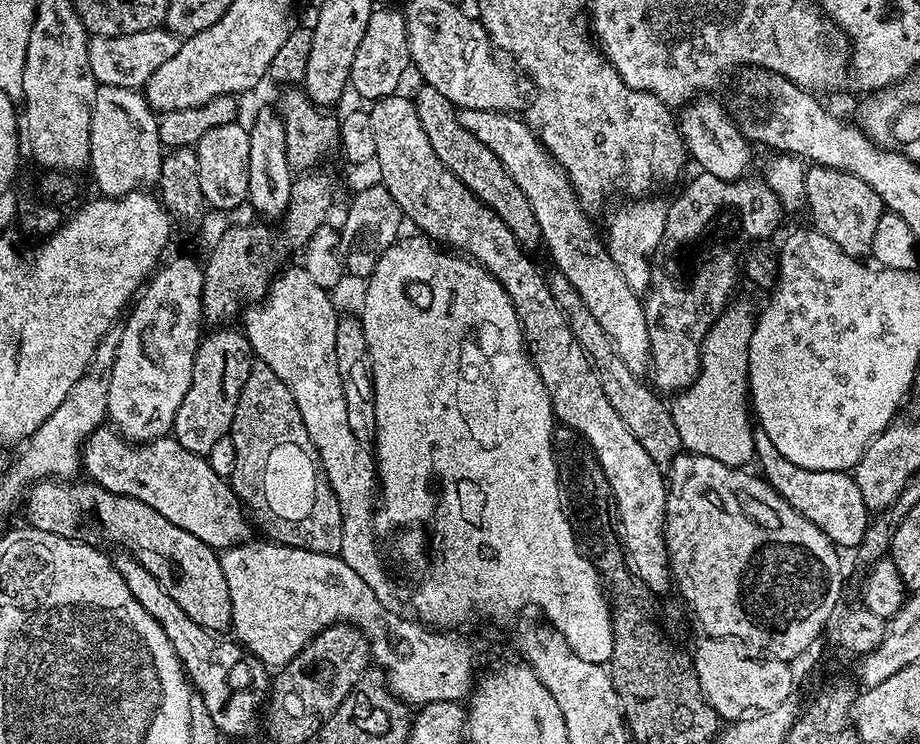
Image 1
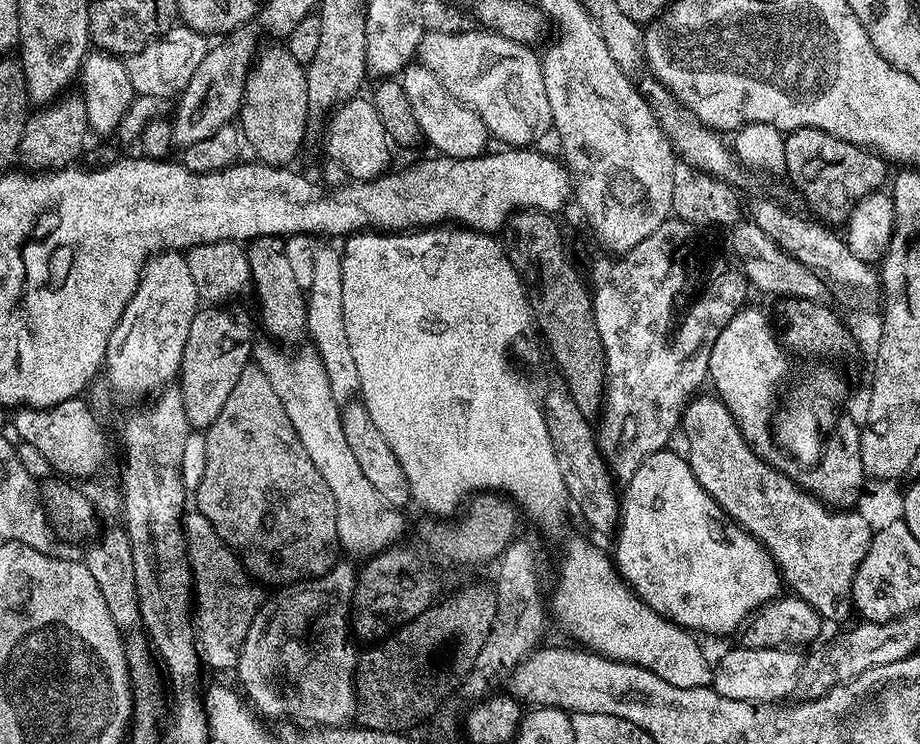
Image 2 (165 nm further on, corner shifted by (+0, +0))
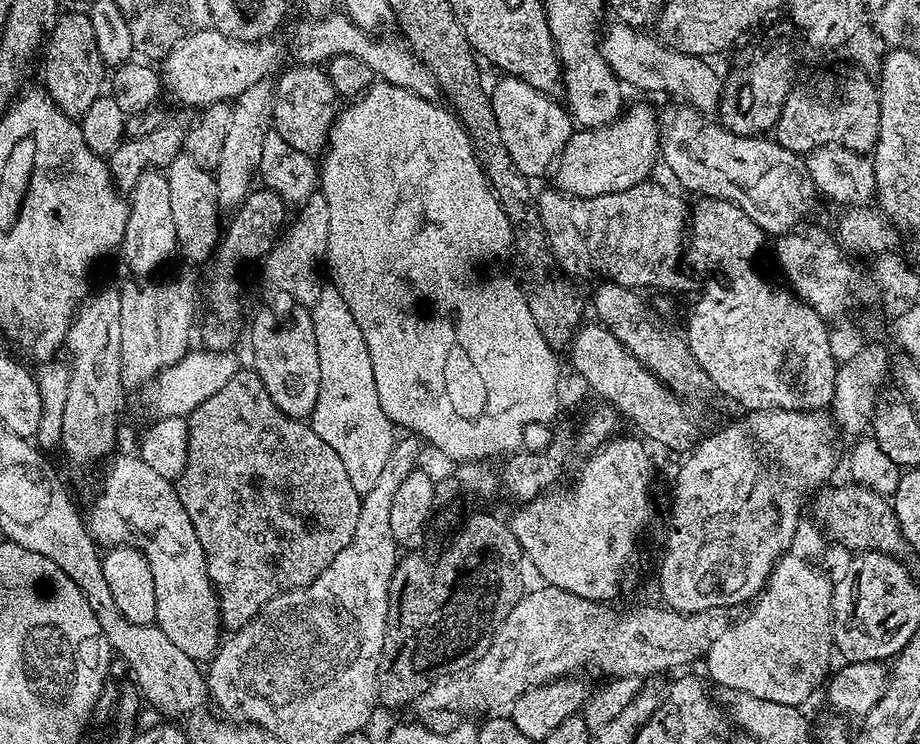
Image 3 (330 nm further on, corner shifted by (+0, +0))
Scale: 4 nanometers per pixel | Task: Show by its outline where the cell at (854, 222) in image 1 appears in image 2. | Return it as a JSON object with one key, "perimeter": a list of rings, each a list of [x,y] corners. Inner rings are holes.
{"perimeter":[[[799,128],[787,133],[786,166],[784,172],[792,179],[792,184],[804,195],[809,206],[821,216],[825,225],[843,225],[852,213],[852,207],[871,192],[881,191],[889,183],[889,161],[883,156],[857,144],[842,142],[820,128]]]}

